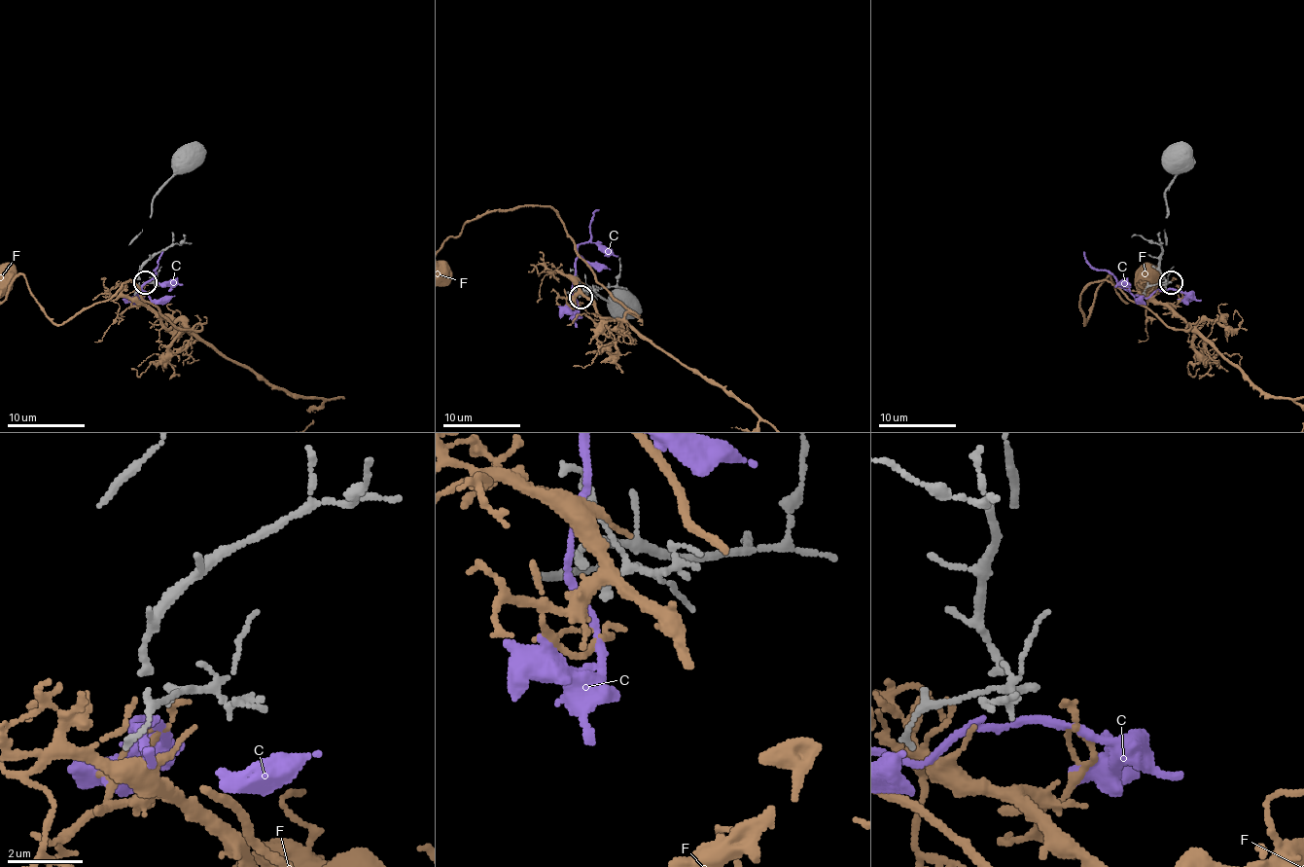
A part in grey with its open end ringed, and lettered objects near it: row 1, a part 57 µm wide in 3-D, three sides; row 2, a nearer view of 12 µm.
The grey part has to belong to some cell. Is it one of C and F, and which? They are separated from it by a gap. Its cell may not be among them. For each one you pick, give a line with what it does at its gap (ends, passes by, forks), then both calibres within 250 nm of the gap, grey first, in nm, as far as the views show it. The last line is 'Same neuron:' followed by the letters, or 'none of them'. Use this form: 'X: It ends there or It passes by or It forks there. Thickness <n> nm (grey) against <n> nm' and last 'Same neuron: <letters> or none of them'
Same neuron: none of them

